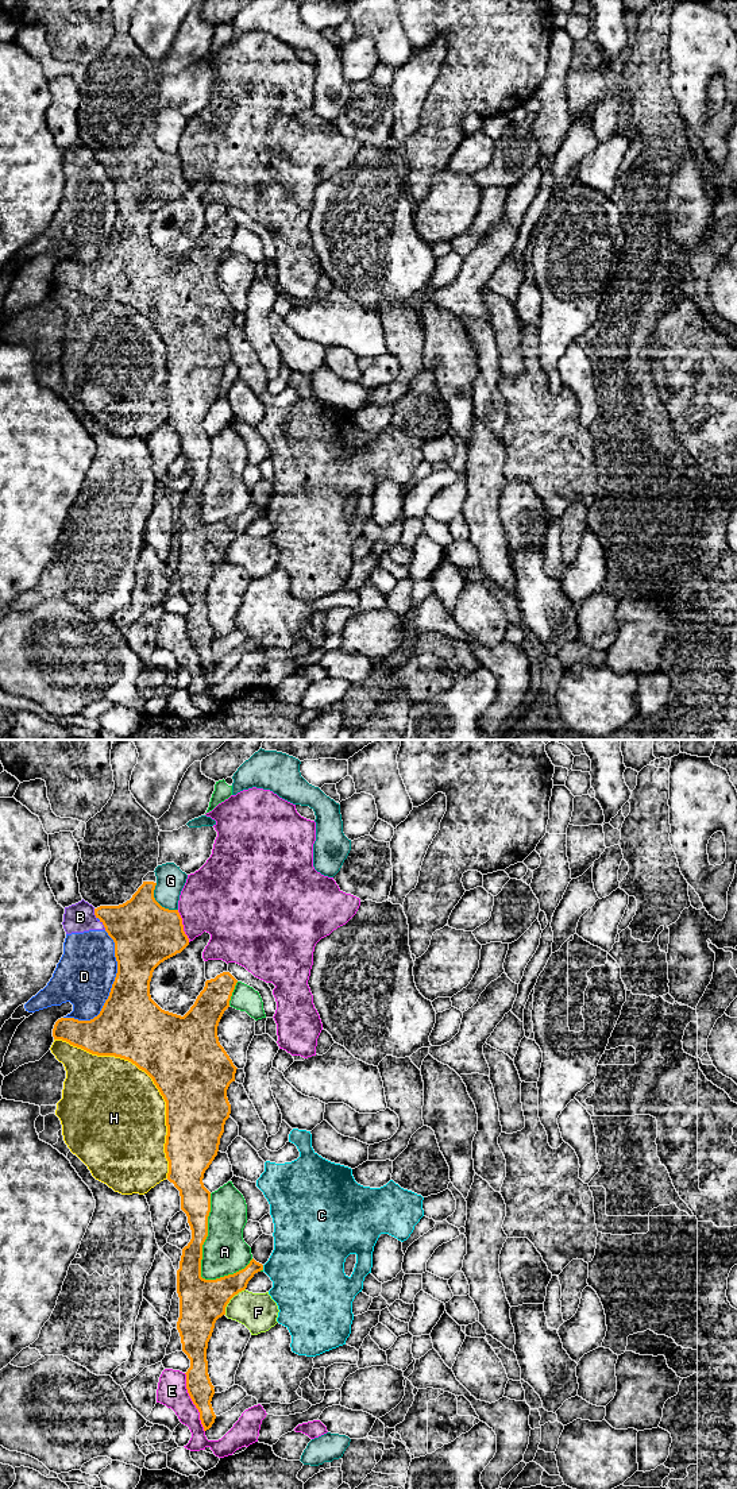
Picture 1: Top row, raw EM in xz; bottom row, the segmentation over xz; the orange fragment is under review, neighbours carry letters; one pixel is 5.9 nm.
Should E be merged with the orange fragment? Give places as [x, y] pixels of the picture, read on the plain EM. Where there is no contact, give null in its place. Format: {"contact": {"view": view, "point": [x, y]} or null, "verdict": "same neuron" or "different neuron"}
{"contact": {"view": "xz", "point": [193, 647]}, "verdict": "different neuron"}

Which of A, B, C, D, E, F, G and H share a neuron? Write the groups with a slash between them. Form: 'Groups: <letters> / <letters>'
Groups: A / B D / C / E / F / G / H

